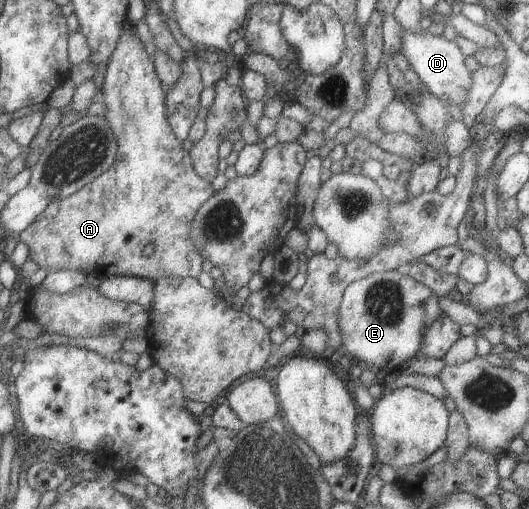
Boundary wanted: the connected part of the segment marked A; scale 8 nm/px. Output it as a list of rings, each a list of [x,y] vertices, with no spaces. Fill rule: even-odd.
[[[127,21],[126,28],[123,30],[121,40],[118,41],[118,47],[115,48],[114,55],[110,59],[108,70],[106,71],[104,88],[102,89],[102,97],[100,100],[105,104],[107,112],[105,117],[109,120],[111,127],[116,133],[119,140],[119,155],[118,160],[113,164],[113,167],[102,173],[97,179],[91,181],[82,190],[66,197],[52,201],[45,212],[30,225],[25,228],[18,236],[19,241],[25,242],[30,247],[30,257],[39,267],[47,272],[56,272],[59,270],[81,270],[87,272],[89,277],[97,277],[102,279],[107,276],[132,275],[151,278],[156,283],[156,296],[152,310],[150,311],[150,324],[148,325],[146,339],[148,342],[148,351],[154,359],[154,362],[159,364],[164,370],[178,377],[184,385],[185,395],[191,401],[199,401],[201,403],[213,403],[213,399],[237,377],[245,375],[245,373],[255,373],[258,369],[264,368],[266,359],[269,357],[271,343],[269,341],[268,329],[260,323],[260,321],[249,317],[245,312],[235,311],[227,306],[223,301],[223,297],[218,293],[214,293],[207,288],[203,288],[196,280],[201,272],[202,257],[198,254],[198,250],[194,247],[191,241],[191,228],[197,209],[213,195],[214,191],[211,188],[210,182],[199,177],[198,173],[192,167],[190,151],[185,151],[181,140],[175,135],[174,129],[171,127],[169,119],[169,109],[166,102],[166,88],[162,79],[156,70],[156,65],[152,55],[147,53],[147,49],[143,46],[143,41],[136,34],[135,25]],[[153,243],[155,252],[147,257],[145,255],[145,247]]]

